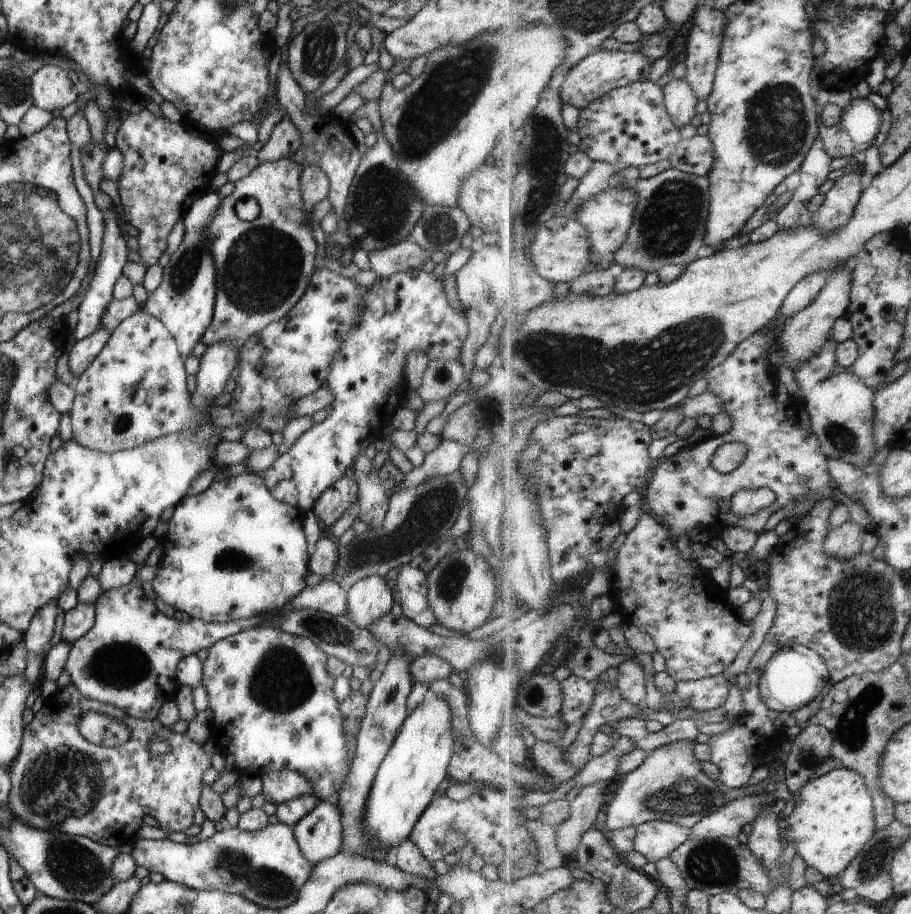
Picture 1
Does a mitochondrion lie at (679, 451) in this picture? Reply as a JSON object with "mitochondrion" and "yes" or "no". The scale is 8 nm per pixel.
{"mitochondrion":"no"}

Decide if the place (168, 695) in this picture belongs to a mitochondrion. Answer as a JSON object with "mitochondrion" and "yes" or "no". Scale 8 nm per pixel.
{"mitochondrion":"no"}

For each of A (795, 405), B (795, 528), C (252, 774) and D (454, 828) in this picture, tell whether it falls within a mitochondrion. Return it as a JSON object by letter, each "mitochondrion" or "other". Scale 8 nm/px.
{"A":"other","B":"other","C":"other","D":"mitochondrion"}

